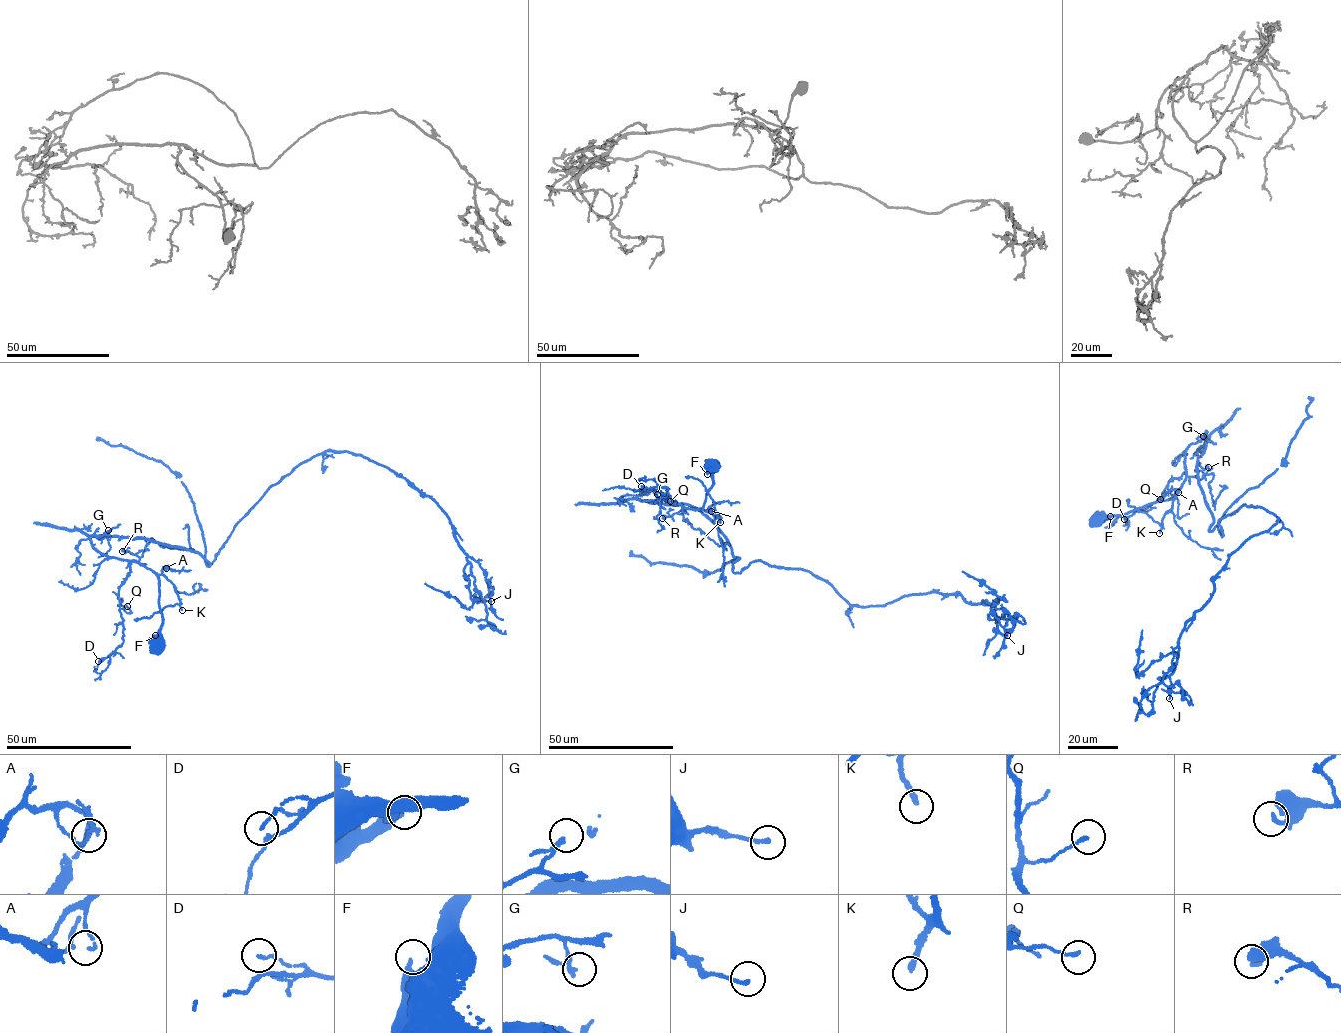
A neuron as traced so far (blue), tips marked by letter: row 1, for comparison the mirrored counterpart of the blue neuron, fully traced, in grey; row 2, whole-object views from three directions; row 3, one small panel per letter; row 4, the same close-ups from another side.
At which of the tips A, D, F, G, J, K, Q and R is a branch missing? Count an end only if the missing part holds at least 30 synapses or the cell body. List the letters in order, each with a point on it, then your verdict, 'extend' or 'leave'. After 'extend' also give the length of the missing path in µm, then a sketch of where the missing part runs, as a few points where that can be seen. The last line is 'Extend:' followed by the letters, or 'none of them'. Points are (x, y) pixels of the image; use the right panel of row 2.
A: place (1178, 492); leave
D: place (1124, 519); leave
F: place (1110, 516); leave
G: place (1203, 436); leave
J: place (1169, 698); leave
K: place (1159, 533); extend; missing 50 µm; course (1159, 533), (1160, 561), (1157, 564), (1160, 568), (1163, 566), (1158, 560), (1159, 549), (1151, 537), (1154, 535)
Q: place (1160, 499); leave
R: place (1208, 467); leave
Extend: K

